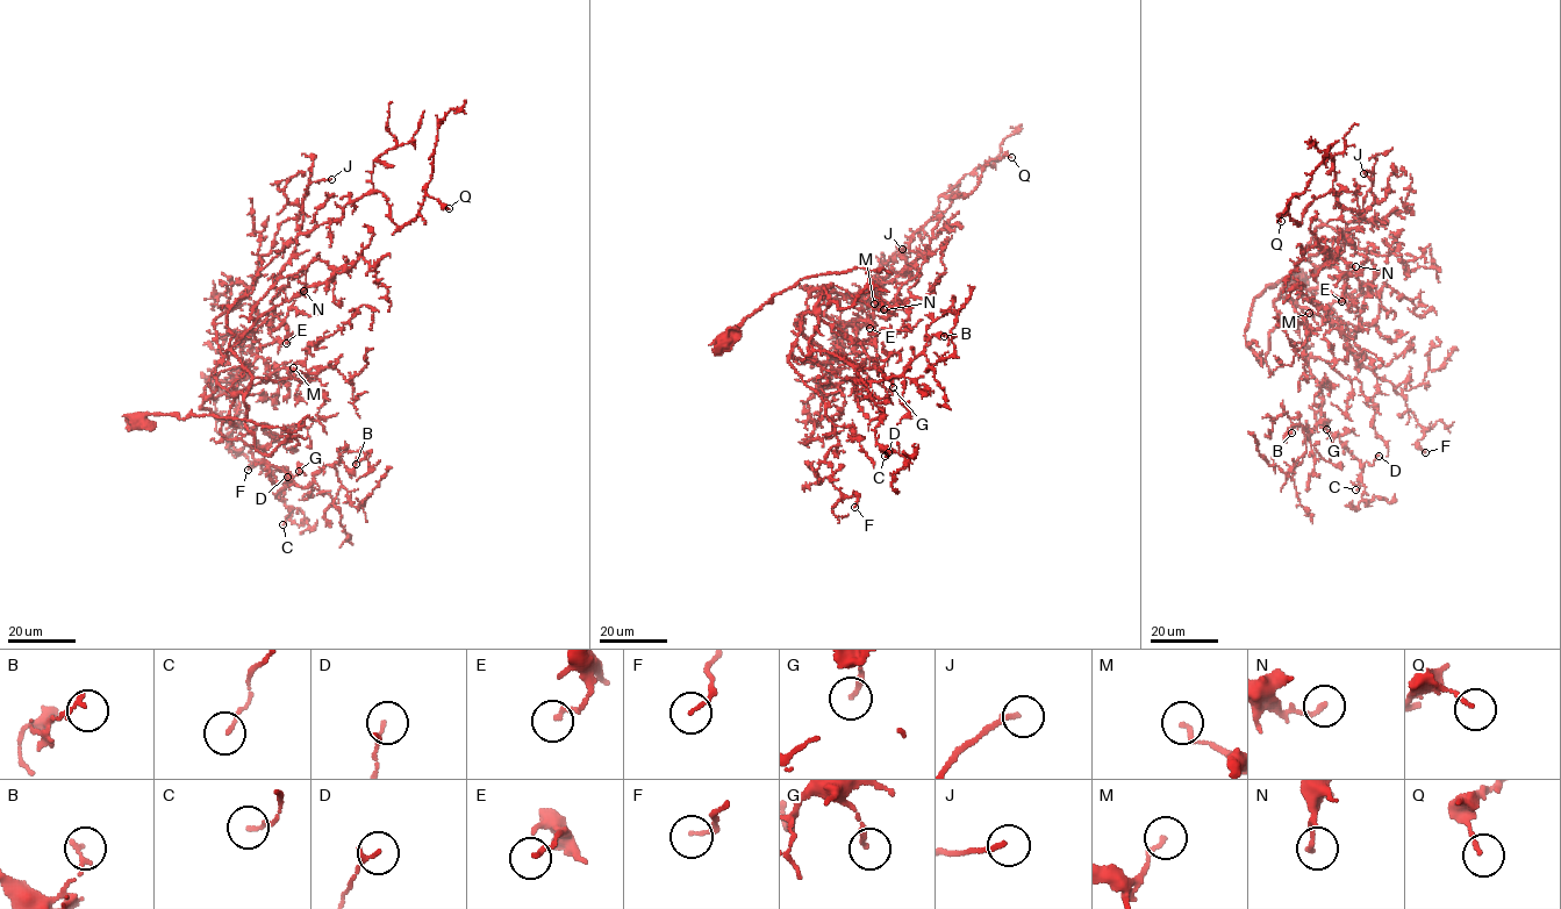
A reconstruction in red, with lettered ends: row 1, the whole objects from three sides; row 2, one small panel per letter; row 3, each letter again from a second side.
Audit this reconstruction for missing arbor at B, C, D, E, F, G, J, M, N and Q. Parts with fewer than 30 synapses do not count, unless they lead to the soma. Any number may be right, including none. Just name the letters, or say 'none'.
J

